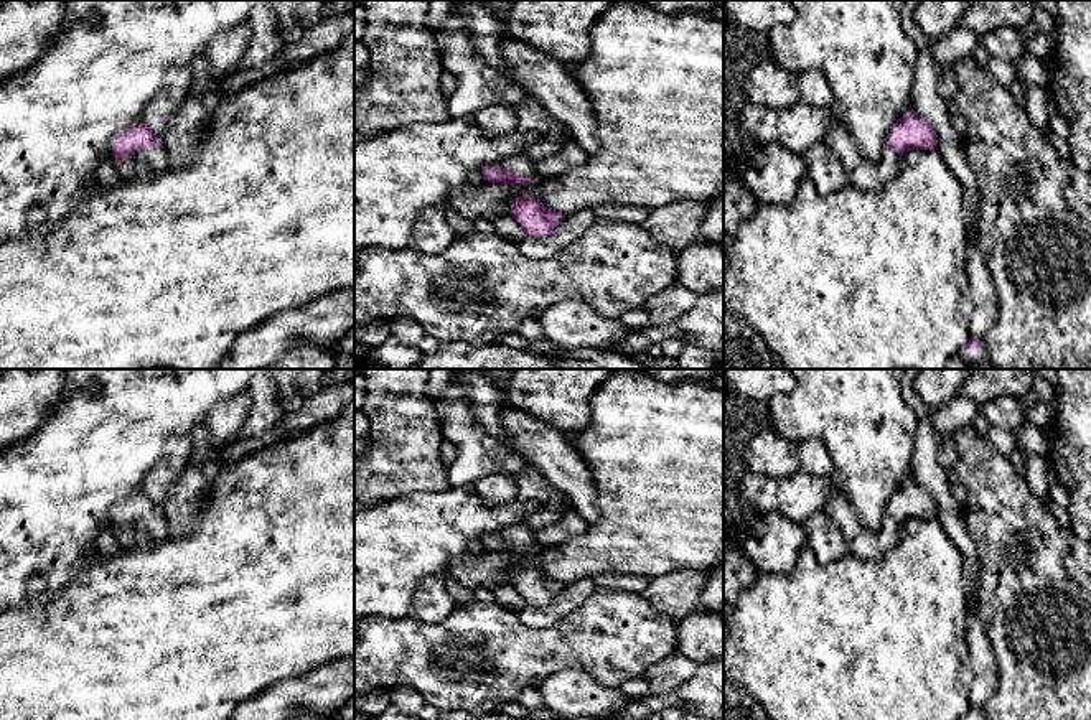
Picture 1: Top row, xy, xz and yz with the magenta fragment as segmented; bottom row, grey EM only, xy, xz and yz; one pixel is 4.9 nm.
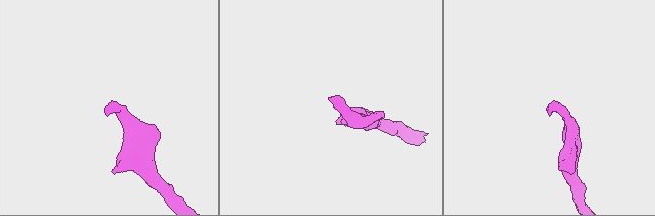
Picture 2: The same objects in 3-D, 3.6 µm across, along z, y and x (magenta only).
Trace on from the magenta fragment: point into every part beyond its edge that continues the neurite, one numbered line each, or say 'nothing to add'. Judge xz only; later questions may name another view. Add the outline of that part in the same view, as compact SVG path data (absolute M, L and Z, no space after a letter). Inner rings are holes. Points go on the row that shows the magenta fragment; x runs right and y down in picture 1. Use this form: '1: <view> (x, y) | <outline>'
1: xz (523, 167) | M511 160L511 161L504 161L504 163L498 163L498 165L508 171L514 171L514 173L526 175L531 178L536 176L536 166L534 166L534 163L531 163L527 160Z

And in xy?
1: xy (149, 163) | M155 145L129 155L120 163L120 175L125 180L153 180L168 166L168 155L163 145Z

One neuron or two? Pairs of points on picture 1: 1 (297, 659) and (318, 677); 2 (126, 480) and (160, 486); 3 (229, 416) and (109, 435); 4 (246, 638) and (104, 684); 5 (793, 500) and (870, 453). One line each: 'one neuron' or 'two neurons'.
1: two neurons
2: two neurons
3: two neurons
4: one neuron
5: two neurons

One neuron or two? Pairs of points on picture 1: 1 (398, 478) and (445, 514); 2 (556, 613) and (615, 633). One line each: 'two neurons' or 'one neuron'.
1: two neurons
2: two neurons

